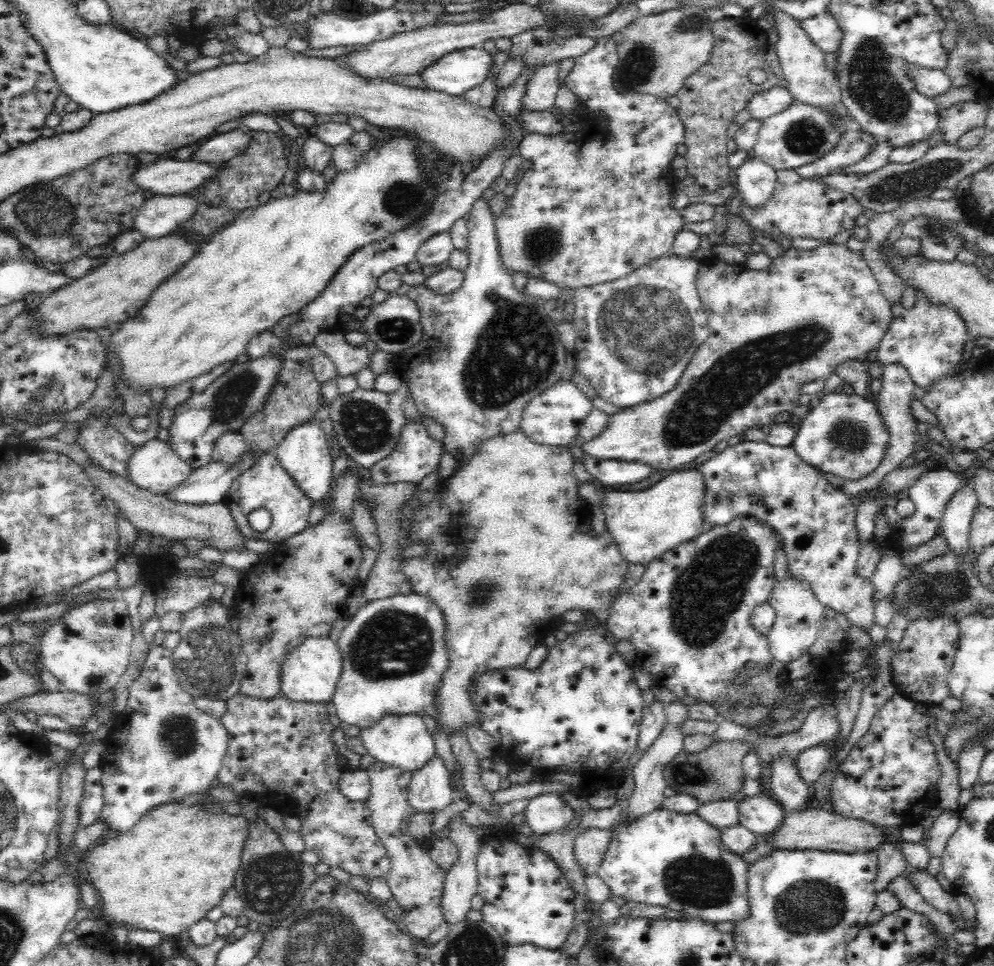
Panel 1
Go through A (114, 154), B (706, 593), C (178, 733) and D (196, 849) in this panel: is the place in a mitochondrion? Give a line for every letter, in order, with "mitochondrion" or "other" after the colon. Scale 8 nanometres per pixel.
A: other
B: mitochondrion
C: mitochondrion
D: other

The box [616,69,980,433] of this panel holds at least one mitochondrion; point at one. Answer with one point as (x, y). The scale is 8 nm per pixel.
(896, 187)

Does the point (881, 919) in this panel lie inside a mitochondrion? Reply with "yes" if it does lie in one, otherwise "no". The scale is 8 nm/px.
no

